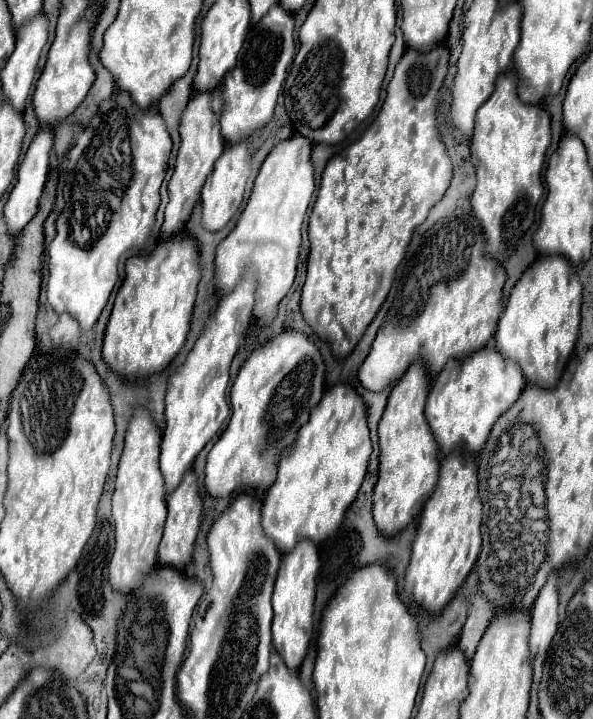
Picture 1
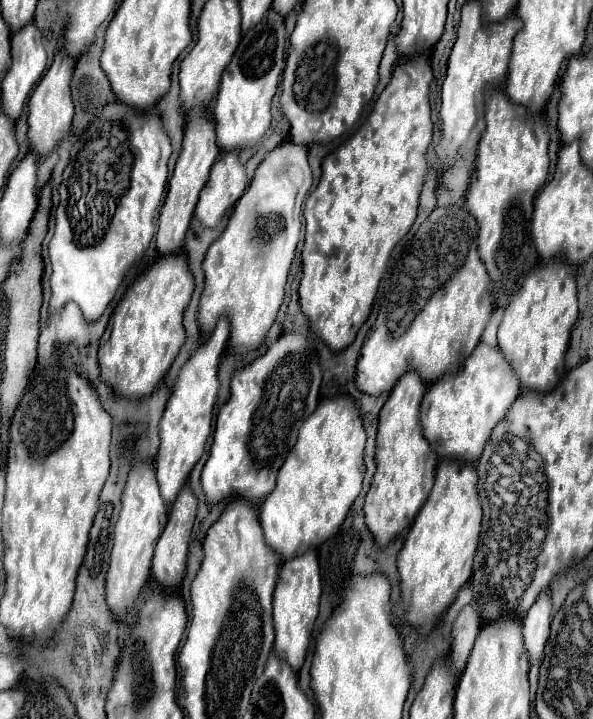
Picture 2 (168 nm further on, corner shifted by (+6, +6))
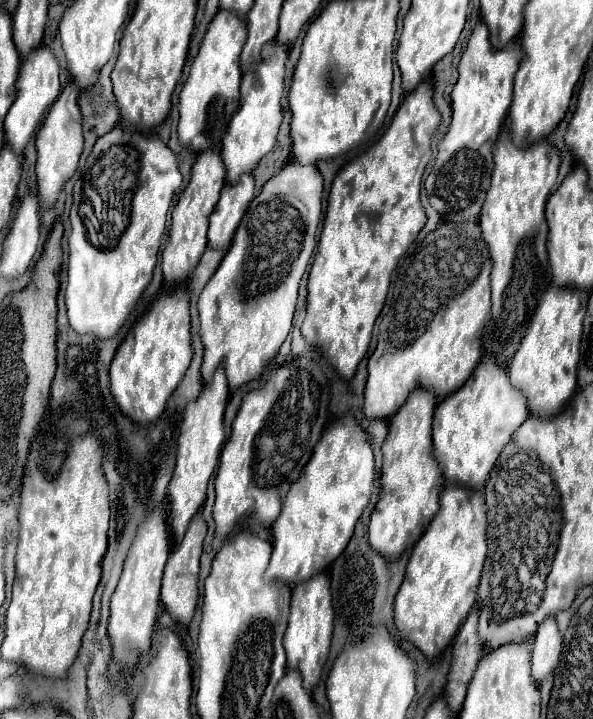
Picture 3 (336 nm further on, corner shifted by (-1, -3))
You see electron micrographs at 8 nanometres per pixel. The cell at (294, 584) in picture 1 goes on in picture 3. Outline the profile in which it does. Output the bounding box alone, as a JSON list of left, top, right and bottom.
[285,574,333,692]

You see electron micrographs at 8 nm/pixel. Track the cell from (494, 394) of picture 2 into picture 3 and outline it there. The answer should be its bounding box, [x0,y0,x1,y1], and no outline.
[433,358,527,490]

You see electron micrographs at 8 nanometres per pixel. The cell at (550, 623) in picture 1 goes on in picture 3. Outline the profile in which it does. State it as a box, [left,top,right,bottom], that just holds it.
[531,616,563,682]

